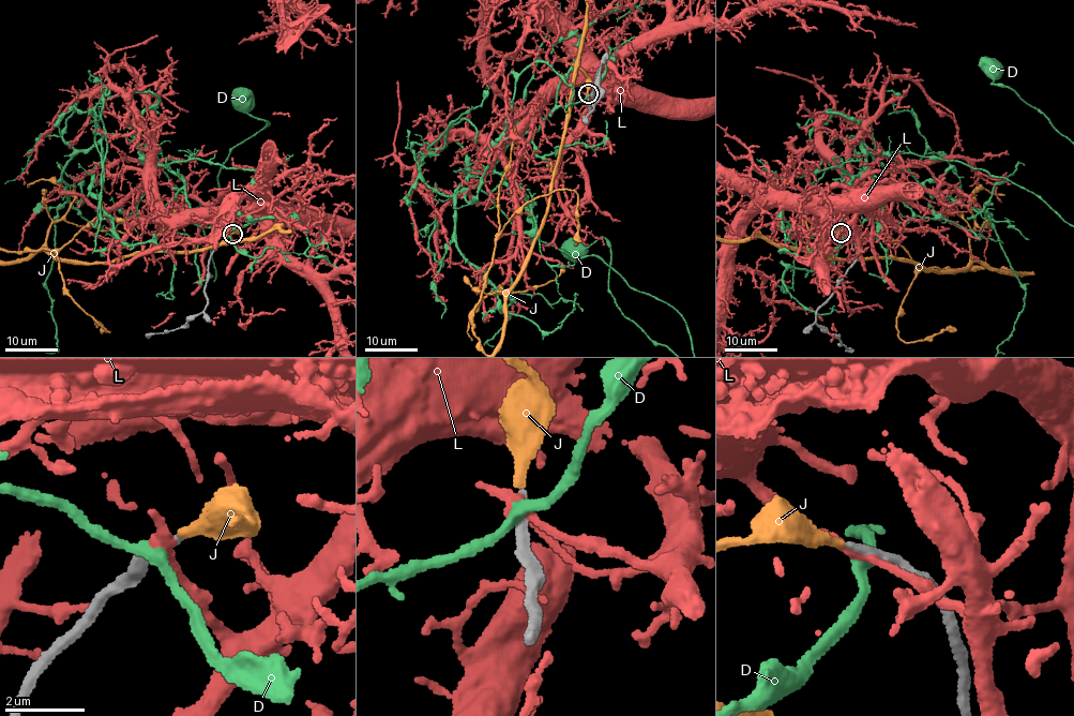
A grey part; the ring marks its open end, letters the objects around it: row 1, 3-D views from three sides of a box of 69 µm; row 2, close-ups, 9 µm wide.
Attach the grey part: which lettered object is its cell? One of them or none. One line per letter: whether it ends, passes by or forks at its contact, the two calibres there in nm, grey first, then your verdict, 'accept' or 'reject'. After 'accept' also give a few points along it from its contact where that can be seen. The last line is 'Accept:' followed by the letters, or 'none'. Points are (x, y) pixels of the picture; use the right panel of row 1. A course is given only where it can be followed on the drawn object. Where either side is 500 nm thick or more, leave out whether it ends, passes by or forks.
D: it passes by | 300/240 nm | reject
J: it ends | 220/280 nm | accept
L: it ends | 280/360 nm | reject
Accept: J

